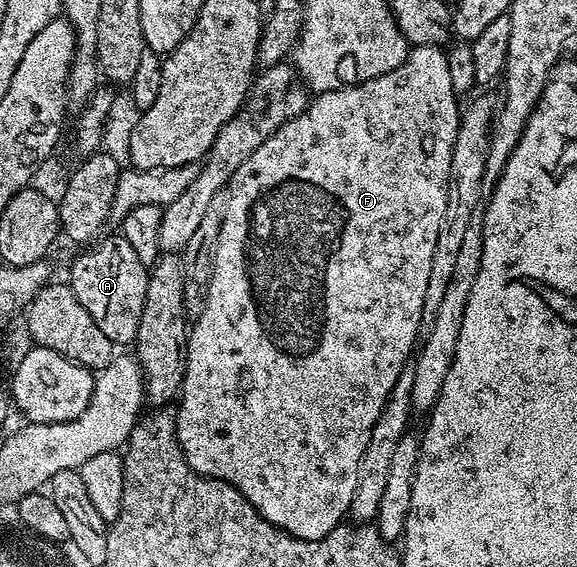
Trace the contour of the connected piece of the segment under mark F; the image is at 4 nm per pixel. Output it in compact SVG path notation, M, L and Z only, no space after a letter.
M414 46L410 49L409 55L405 57L405 62L399 64L399 68L395 68L383 76L375 76L366 82L357 82L352 85L343 84L338 90L320 91L301 115L282 124L271 137L264 140L263 144L259 145L259 148L255 149L255 152L251 153L251 156L248 156L243 164L240 164L238 170L233 174L233 178L230 179L227 185L223 224L219 228L219 240L213 250L213 270L210 272L205 307L202 314L195 318L193 322L195 324L193 326L192 323L187 334L185 378L181 382L181 393L179 401L176 403L177 410L175 409L177 439L189 467L196 474L202 474L205 478L218 478L231 484L269 523L278 526L282 532L303 540L319 540L323 536L327 536L327 532L331 532L346 521L357 483L359 460L363 460L363 452L367 449L367 440L371 440L371 428L375 428L375 420L379 420L379 412L383 412L383 408L387 404L387 396L391 396L391 388L395 388L395 380L399 380L399 372L403 372L403 368L410 365L411 355L418 345L419 335L423 330L421 325L423 299L427 297L427 279L431 277L431 259L435 256L435 240L439 240L439 224L443 224L443 212L447 212L451 156L455 148L457 129L461 126L461 110L459 105L457 106L459 95L451 88L449 55L440 46Z

